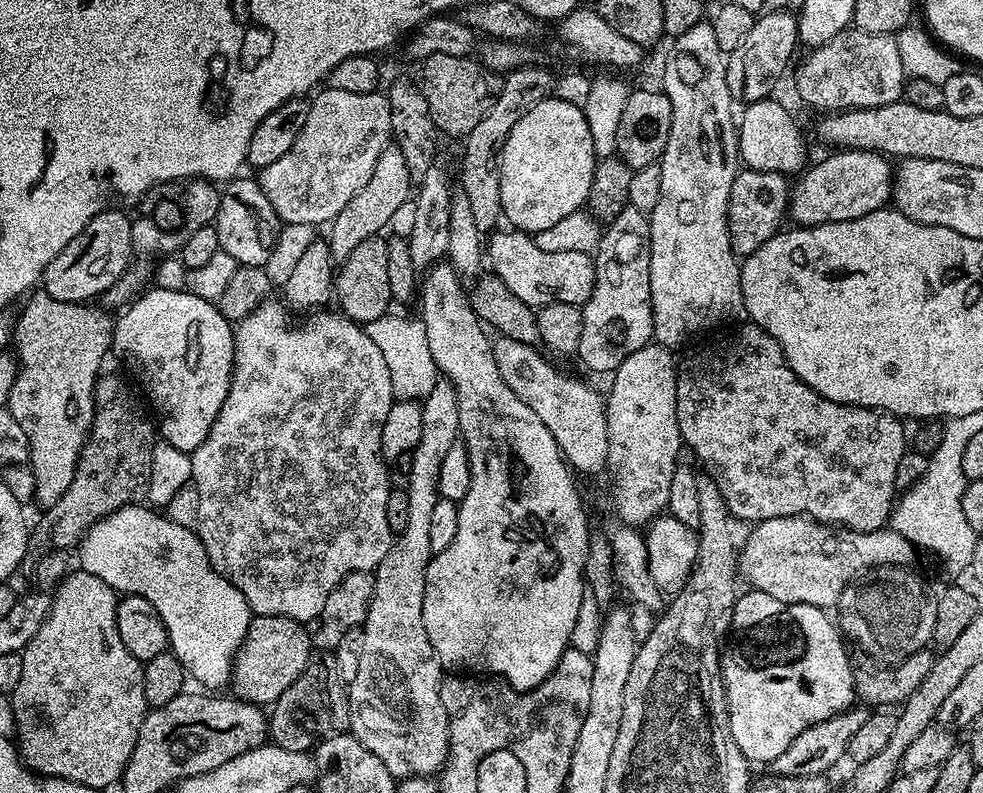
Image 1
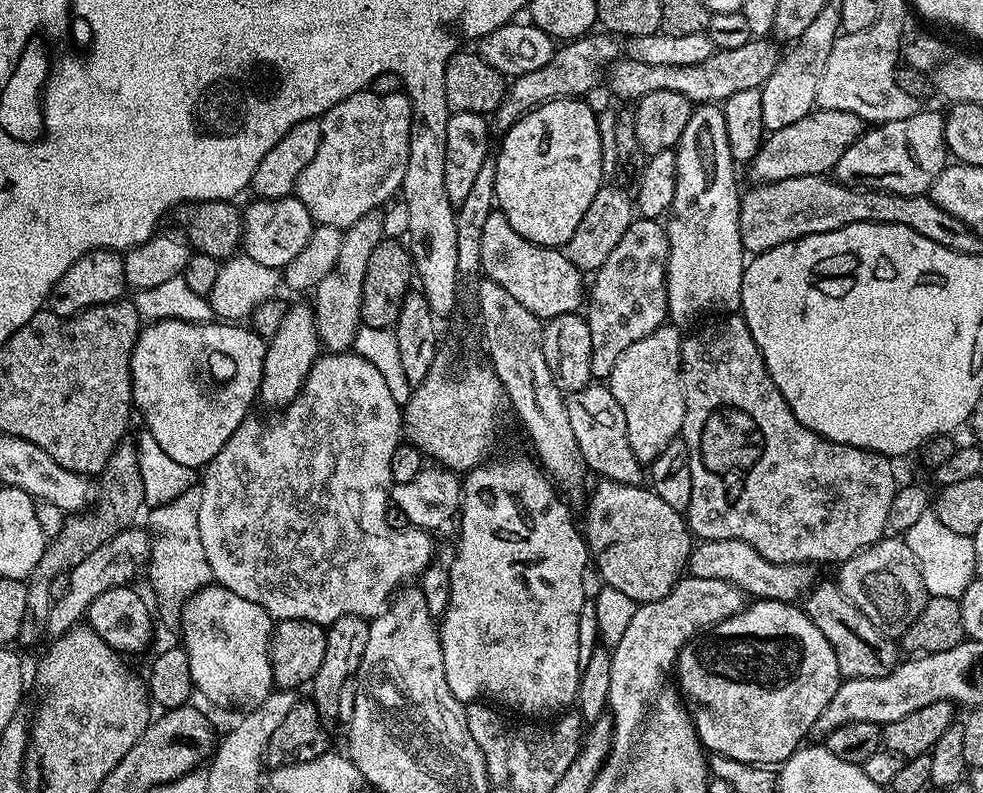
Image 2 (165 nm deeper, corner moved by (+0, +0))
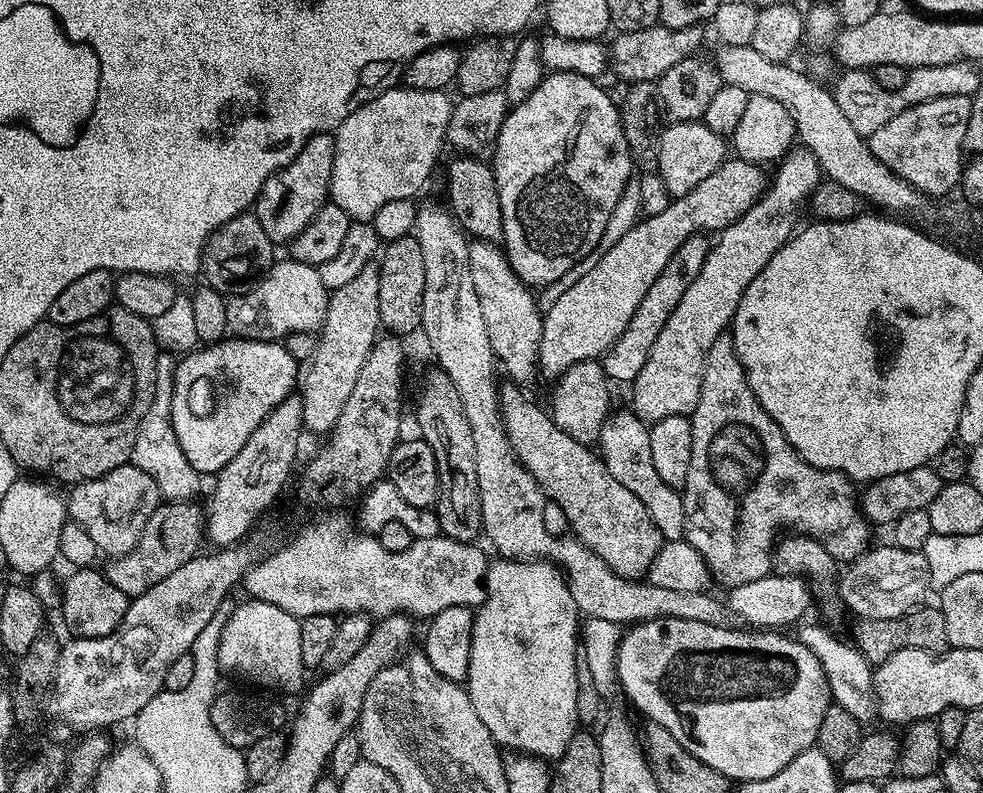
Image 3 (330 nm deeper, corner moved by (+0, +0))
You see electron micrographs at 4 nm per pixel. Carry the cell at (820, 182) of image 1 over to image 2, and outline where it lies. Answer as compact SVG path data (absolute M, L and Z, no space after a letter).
M921 110L905 120L888 120L869 127L838 158L835 179L858 188L877 188L879 192L925 195L950 160L944 141L945 117L943 111Z

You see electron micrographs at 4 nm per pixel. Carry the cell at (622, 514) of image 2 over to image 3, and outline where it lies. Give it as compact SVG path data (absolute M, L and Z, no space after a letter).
M504 382L499 385L498 391L500 417L504 419L504 429L514 454L520 460L521 466L538 482L545 497L560 507L561 514L568 519L568 524L572 527L569 528L571 535L581 540L594 554L598 554L598 558L602 558L602 562L606 562L606 566L610 566L610 570L614 570L614 574L618 574L623 580L635 581L643 577L654 562L662 543L658 526L654 526L646 506L642 506L642 502L638 502L638 498L634 498L634 494L630 494L630 490L626 490L626 486L622 486L622 482L618 482L618 478L614 478L614 474L606 470L603 459L589 445L570 438L553 422L545 409L543 412L538 405L531 404L520 393L523 392L521 385Z

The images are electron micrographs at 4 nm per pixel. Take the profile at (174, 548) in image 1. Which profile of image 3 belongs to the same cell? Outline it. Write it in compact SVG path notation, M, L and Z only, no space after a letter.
M251 598L245 599L245 601L245 604L238 605L234 610L231 609L228 621L222 630L221 644L218 646L218 662L220 663L221 669L223 669L225 673L233 672L236 676L249 676L250 679L257 680L260 684L269 684L270 687L277 688L280 692L296 692L300 687L303 689L305 687L304 675L306 675L306 669L302 662L302 630L300 629L300 620L290 614L286 614L286 610L278 610L278 606L270 606L270 602L262 602L261 600Z

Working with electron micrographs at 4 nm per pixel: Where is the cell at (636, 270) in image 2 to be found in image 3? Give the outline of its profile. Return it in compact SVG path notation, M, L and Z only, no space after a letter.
M697 234L686 238L686 242L682 242L682 246L678 246L678 250L670 258L670 262L666 262L662 274L658 274L658 278L654 278L654 286L650 286L650 290L646 290L646 298L642 298L638 310L634 310L634 318L630 318L630 324L626 326L626 330L622 330L618 340L608 348L602 357L604 373L608 375L609 381L631 382L638 378L638 370L642 370L642 366L646 366L650 346L654 346L658 334L662 334L662 326L666 326L666 318L670 318L670 314L674 314L674 306L678 306L682 294L686 294L690 282L694 282L694 278L698 278L698 270L702 270L702 262L706 262L709 247L710 240L707 235Z

